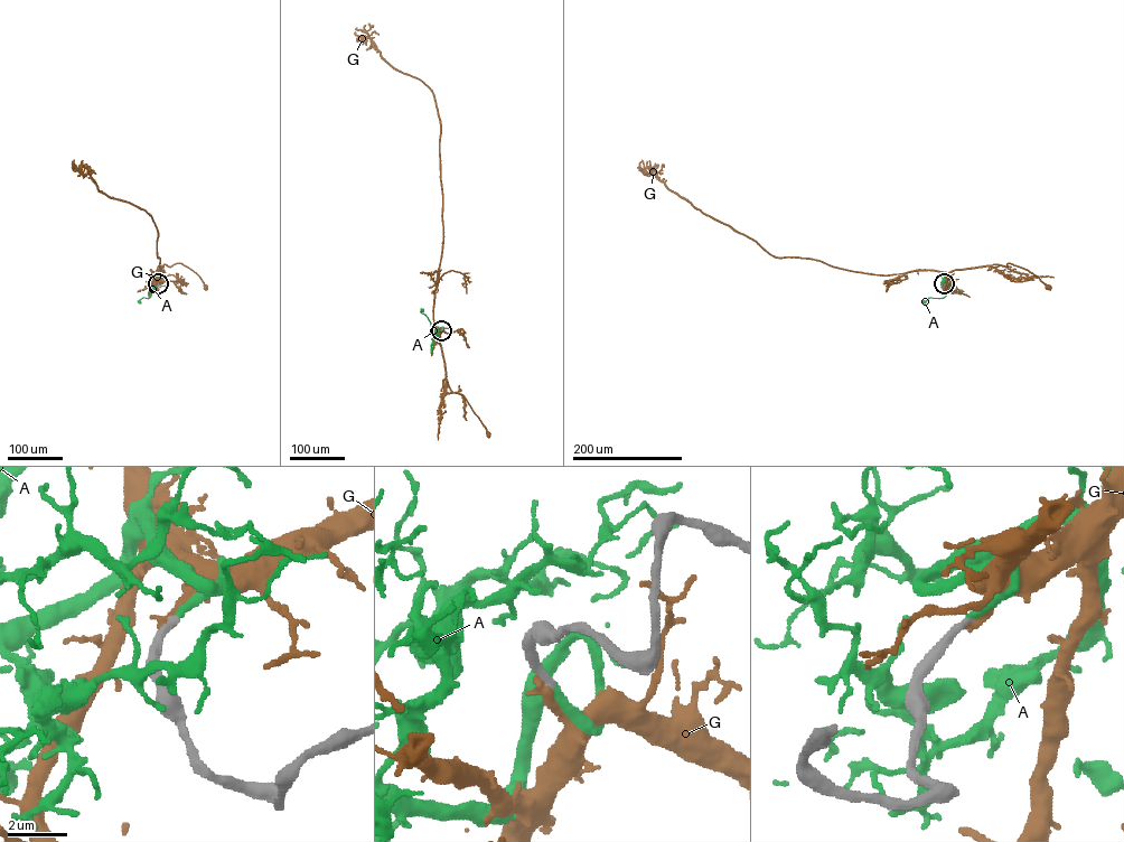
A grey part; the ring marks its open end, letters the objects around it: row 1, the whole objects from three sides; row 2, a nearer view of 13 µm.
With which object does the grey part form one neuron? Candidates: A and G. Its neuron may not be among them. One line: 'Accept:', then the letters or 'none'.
Accept: A

